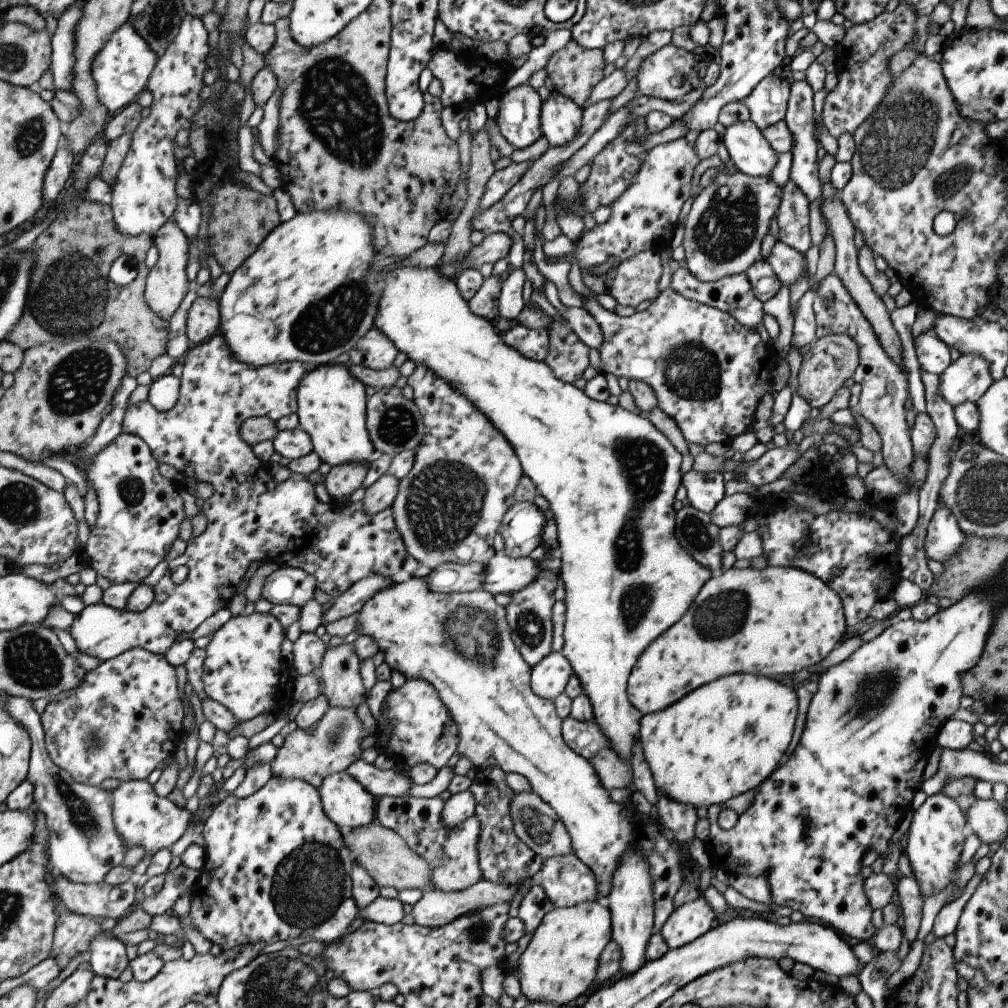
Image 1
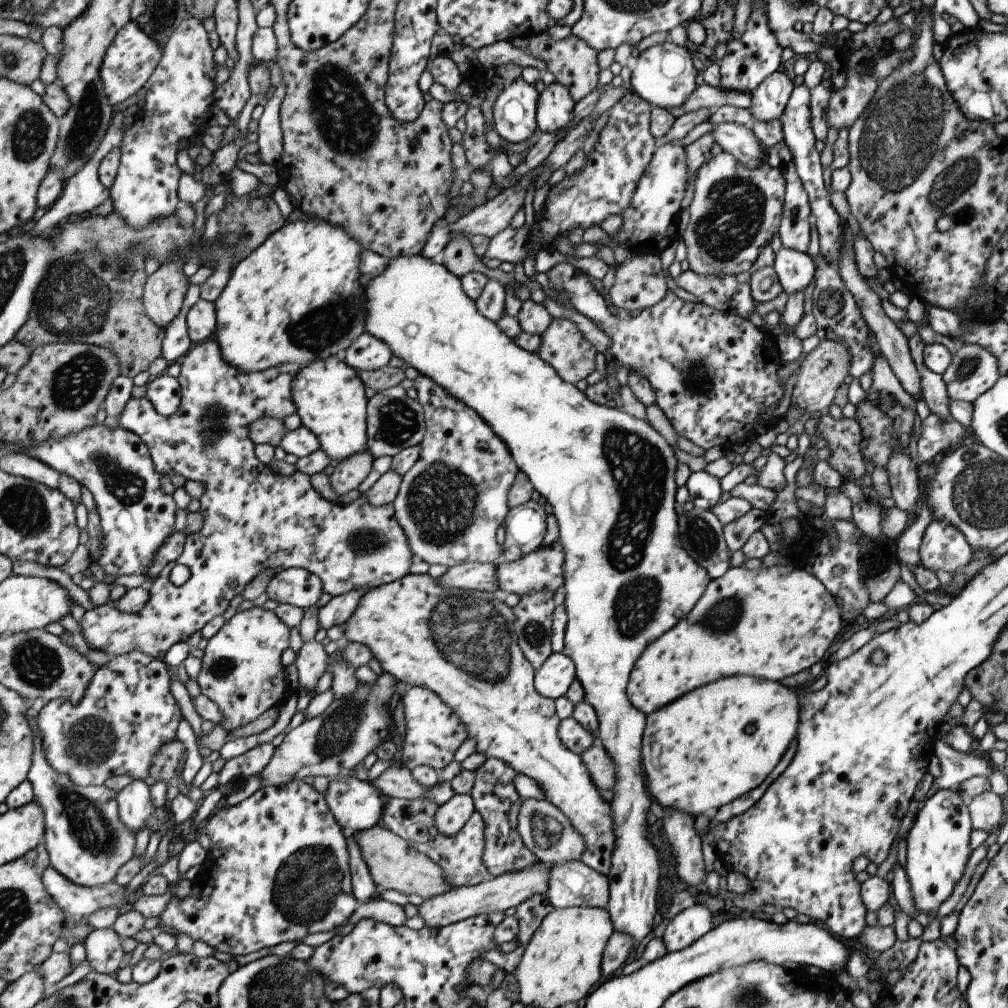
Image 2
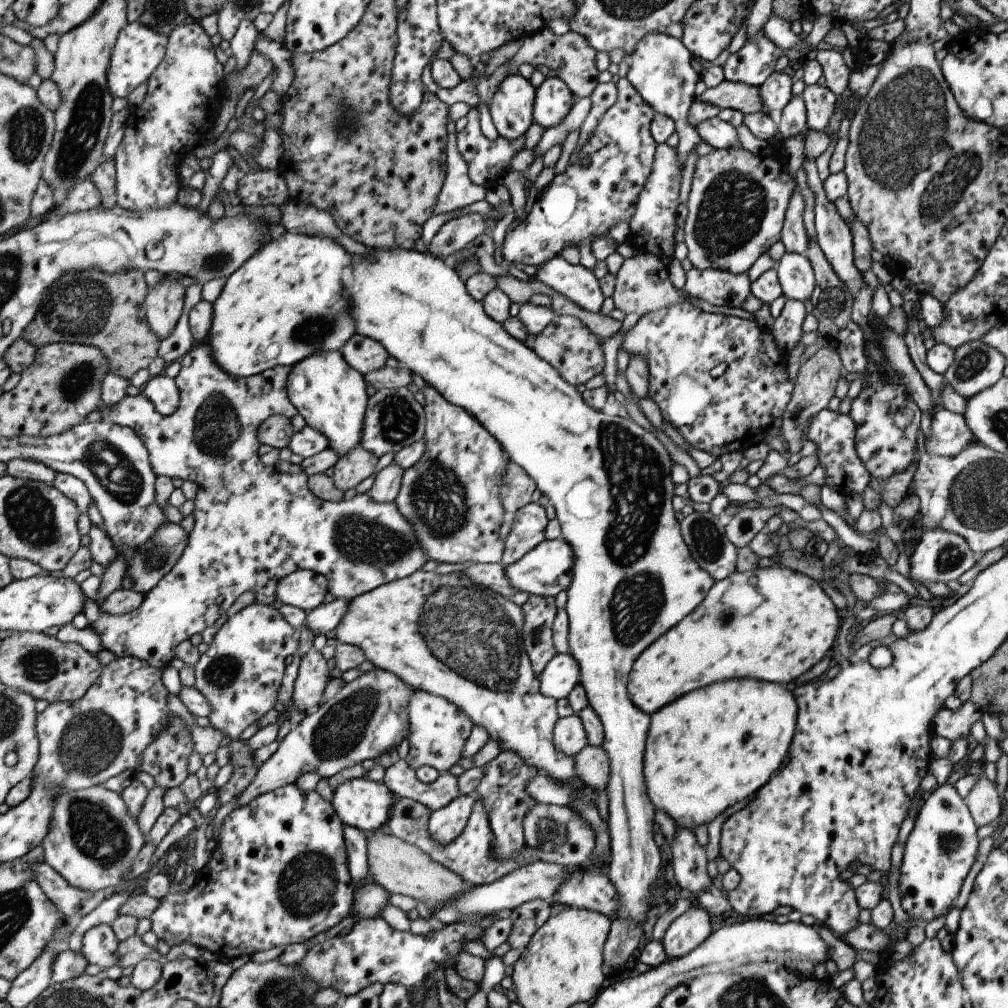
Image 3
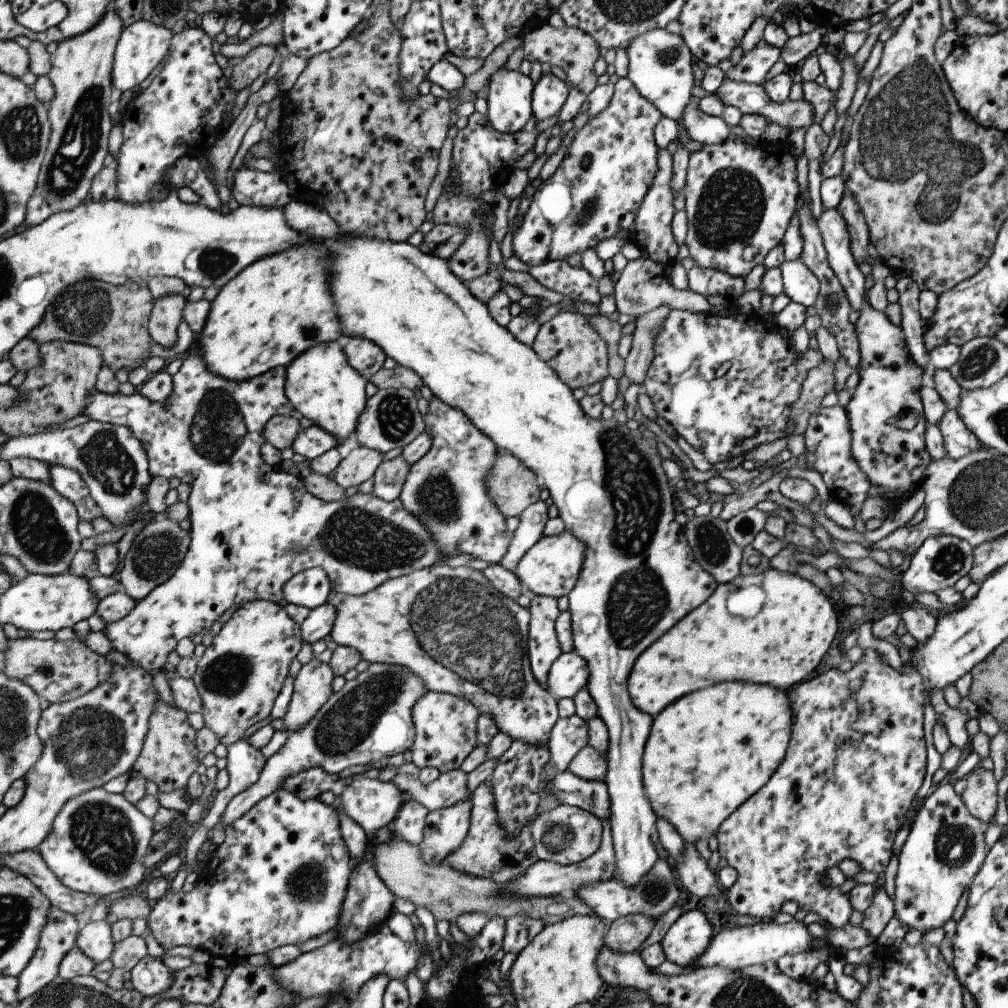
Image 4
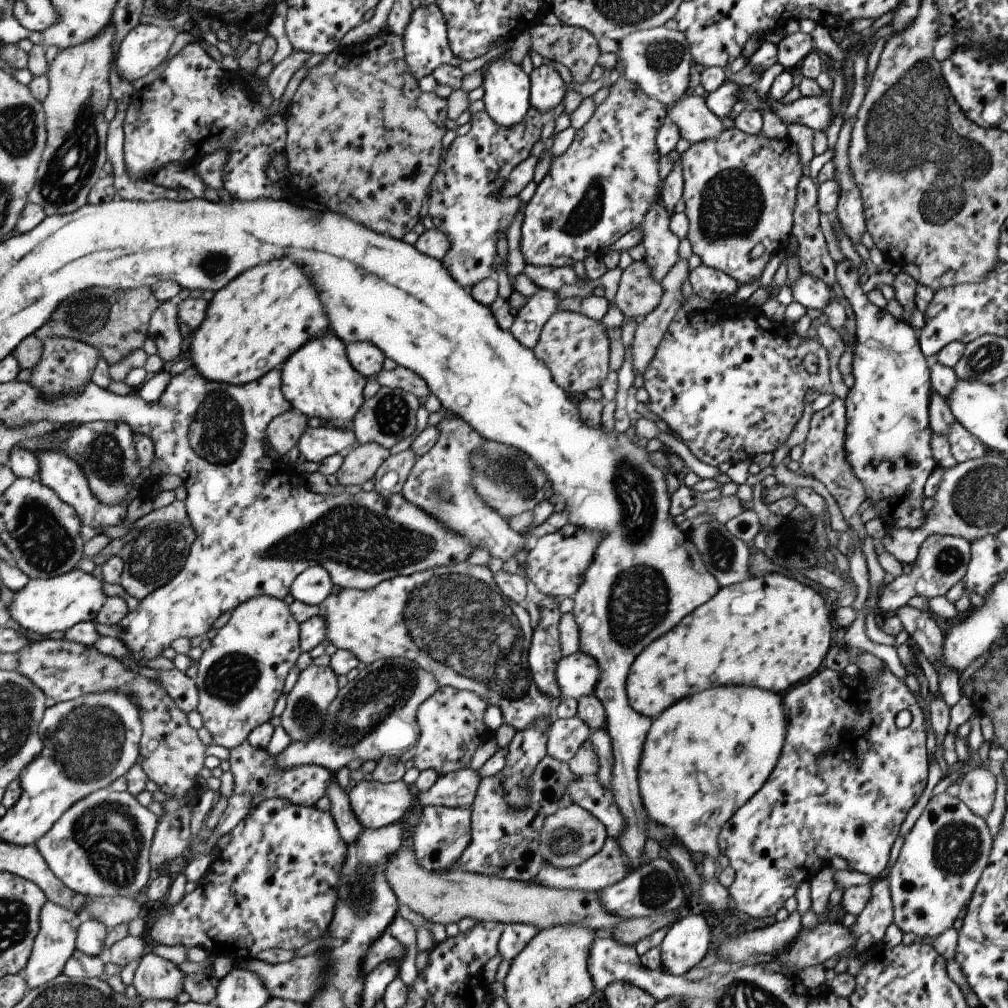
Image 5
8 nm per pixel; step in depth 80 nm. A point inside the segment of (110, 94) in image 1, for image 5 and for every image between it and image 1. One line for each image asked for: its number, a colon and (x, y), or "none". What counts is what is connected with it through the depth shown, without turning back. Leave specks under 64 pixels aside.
2: (133, 54)
3: (138, 49)
4: (142, 44)
5: (144, 47)

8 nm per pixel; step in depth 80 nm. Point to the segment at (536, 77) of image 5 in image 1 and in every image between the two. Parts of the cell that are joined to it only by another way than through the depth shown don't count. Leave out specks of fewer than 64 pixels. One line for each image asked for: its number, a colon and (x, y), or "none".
1: (559, 117)
2: (554, 106)
3: (552, 100)
4: (548, 93)

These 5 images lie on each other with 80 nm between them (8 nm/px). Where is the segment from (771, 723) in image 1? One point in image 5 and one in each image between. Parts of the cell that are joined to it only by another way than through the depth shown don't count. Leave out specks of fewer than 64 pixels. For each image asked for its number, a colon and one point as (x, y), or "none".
2: (711, 745)
3: (703, 752)
4: (706, 753)
5: (703, 757)

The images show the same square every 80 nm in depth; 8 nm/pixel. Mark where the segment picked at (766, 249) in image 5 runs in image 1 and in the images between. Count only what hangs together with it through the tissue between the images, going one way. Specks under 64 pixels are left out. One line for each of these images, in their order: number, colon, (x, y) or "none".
1: (727, 220)
2: (735, 210)
3: (736, 203)
4: (739, 198)

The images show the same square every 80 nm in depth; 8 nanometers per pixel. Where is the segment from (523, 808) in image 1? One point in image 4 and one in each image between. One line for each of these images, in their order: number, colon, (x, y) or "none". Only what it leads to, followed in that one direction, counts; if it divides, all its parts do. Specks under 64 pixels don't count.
2: (547, 833)
3: (557, 834)
4: (565, 834)

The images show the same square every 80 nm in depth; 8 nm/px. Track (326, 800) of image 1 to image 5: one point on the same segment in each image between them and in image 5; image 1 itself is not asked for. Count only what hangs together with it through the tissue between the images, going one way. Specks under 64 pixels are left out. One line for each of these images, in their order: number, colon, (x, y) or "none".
2: (356, 805)
3: (364, 804)
4: (372, 804)
5: (375, 804)

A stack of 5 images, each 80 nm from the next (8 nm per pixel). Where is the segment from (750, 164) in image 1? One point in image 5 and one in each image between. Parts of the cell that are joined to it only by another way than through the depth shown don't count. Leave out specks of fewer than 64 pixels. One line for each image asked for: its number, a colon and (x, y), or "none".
2: (738, 140)
3: (719, 134)
4: (698, 126)
5: (695, 121)

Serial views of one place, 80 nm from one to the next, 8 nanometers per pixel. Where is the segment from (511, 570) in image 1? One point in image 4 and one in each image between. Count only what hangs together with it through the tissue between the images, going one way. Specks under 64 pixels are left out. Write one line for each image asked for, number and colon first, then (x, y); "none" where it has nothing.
2: (541, 569)
3: (545, 570)
4: (551, 566)

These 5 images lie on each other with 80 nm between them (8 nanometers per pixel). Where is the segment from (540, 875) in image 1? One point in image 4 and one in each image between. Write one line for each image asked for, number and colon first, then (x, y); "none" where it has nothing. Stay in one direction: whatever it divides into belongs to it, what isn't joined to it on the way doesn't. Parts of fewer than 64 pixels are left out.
2: (573, 884)
3: (581, 890)
4: (654, 893)

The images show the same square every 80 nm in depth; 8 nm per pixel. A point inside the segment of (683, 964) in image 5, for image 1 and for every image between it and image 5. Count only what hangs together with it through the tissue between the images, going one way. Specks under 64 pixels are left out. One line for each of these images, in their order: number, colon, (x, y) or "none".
1: (686, 922)
2: (692, 923)
3: (688, 930)
4: (685, 940)

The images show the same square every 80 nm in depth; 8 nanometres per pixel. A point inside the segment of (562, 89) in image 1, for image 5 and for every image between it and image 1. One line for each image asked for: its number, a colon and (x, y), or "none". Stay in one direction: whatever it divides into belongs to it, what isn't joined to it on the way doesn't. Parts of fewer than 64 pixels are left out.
2: (572, 63)
3: (569, 55)
4: (574, 51)
5: (574, 47)

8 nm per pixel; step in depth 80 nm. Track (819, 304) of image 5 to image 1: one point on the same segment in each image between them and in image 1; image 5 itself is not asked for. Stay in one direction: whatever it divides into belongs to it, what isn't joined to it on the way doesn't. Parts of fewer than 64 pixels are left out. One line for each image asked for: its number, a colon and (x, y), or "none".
1: (786, 263)
2: (794, 270)
3: (795, 275)
4: (798, 282)

